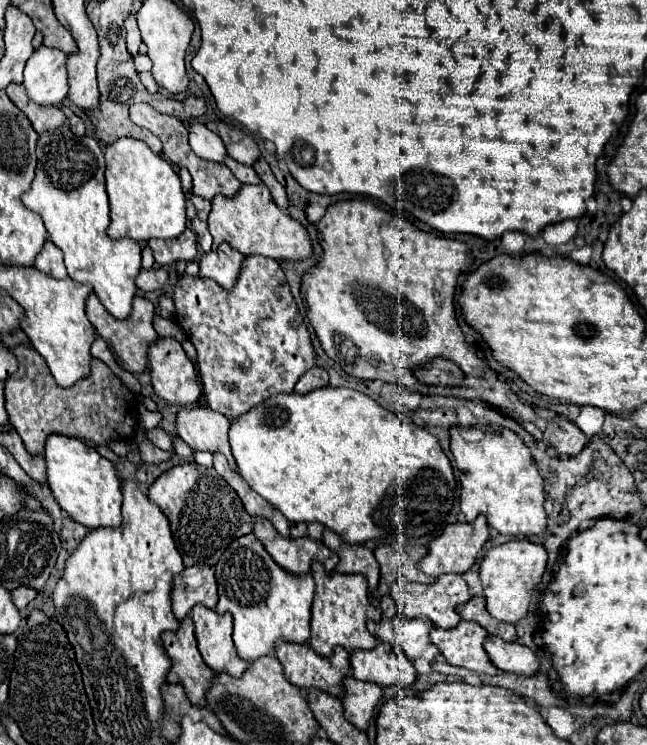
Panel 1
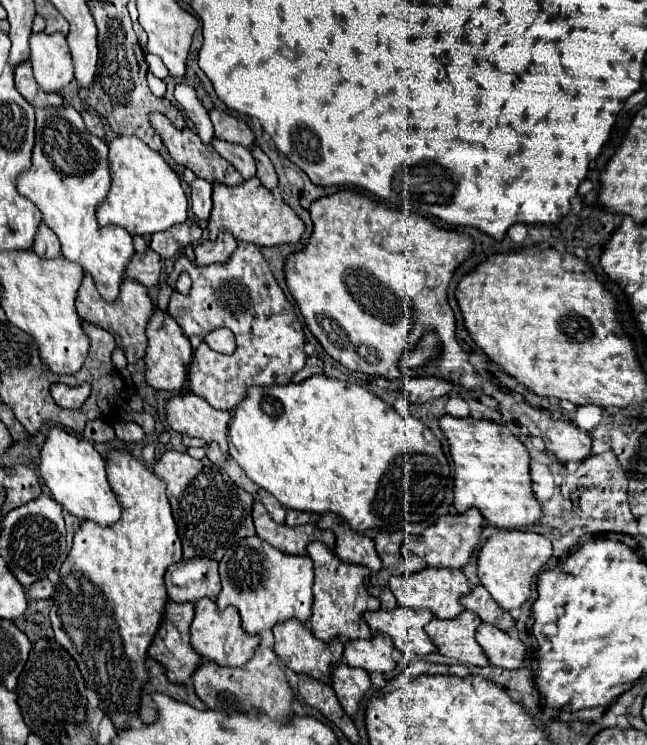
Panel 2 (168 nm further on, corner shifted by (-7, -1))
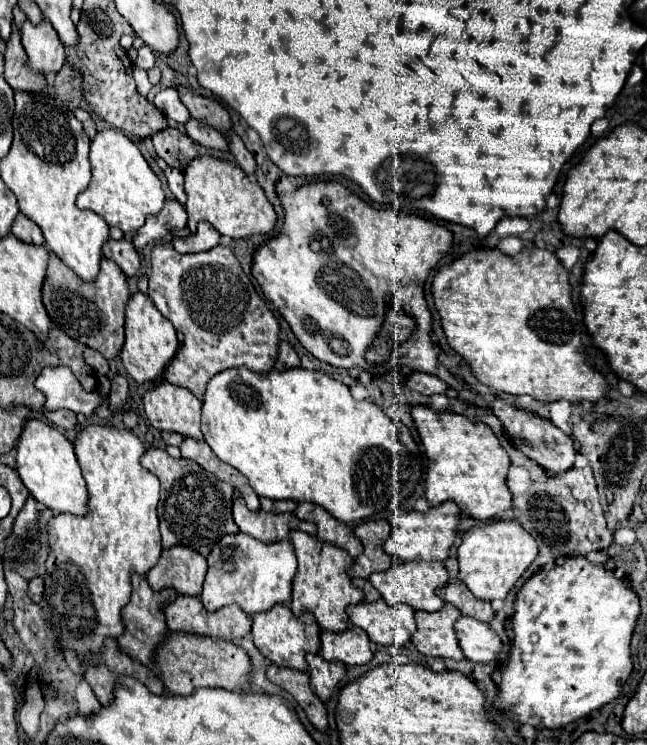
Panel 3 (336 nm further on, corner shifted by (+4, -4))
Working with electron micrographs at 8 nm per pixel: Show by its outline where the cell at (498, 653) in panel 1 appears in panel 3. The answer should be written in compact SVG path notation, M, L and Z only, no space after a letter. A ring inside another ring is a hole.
M462 616L454 624L454 630L458 636L460 648L470 662L490 664L492 660L496 660L496 656L502 650L500 636L488 624L480 622L476 618Z

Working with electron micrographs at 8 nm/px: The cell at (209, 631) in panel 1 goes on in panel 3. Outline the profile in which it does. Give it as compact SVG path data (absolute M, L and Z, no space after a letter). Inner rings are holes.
M178 596L166 606L164 614L170 632L190 632L228 642L250 634L250 618L238 604L228 604L216 612L208 612L196 596Z

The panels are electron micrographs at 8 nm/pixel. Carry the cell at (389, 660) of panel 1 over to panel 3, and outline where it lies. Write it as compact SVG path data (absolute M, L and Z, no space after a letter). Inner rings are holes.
M356 626L346 632L322 632L320 634L320 654L324 660L338 660L346 666L362 666L374 658L368 634Z

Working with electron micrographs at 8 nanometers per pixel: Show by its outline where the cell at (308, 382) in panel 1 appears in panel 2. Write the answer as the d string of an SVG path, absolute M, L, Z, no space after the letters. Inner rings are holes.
M309 355L307 361L305 361L305 367L301 371L297 371L291 381L293 383L301 383L311 375L321 375L321 373L323 373L323 361L319 357L315 357L315 355Z

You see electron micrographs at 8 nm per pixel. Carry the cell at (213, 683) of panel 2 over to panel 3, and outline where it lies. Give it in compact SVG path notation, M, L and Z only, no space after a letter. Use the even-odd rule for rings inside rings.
M170 632L166 642L158 648L156 664L160 668L160 678L164 686L176 696L190 696L194 690L202 686L244 692L250 690L250 674L254 670L248 652L244 652L244 648L232 642L176 632Z

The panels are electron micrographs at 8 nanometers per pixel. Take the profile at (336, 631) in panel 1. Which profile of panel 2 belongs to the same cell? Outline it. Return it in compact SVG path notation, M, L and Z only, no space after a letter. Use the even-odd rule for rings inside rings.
M311 541L307 545L307 553L315 563L315 585L313 585L313 613L309 619L309 627L313 635L321 641L331 641L339 637L343 641L349 639L369 639L371 629L367 627L363 613L368 610L368 596L373 596L367 591L365 575L371 571L363 565L345 563L341 561L325 543Z

